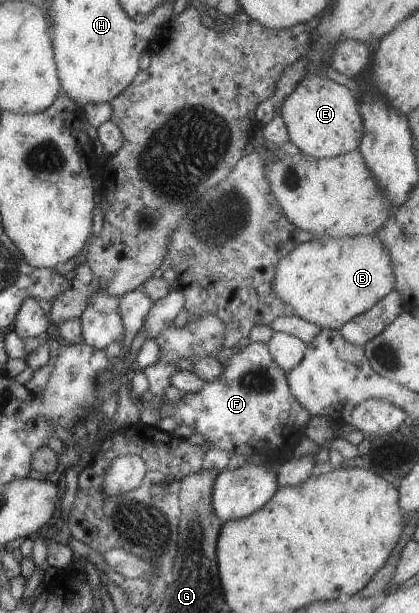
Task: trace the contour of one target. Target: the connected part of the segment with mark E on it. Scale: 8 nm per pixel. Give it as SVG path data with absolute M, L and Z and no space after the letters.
M321 75L301 78L294 90L284 97L279 108L288 140L300 151L314 158L330 158L358 149L363 133L358 98L348 87Z

